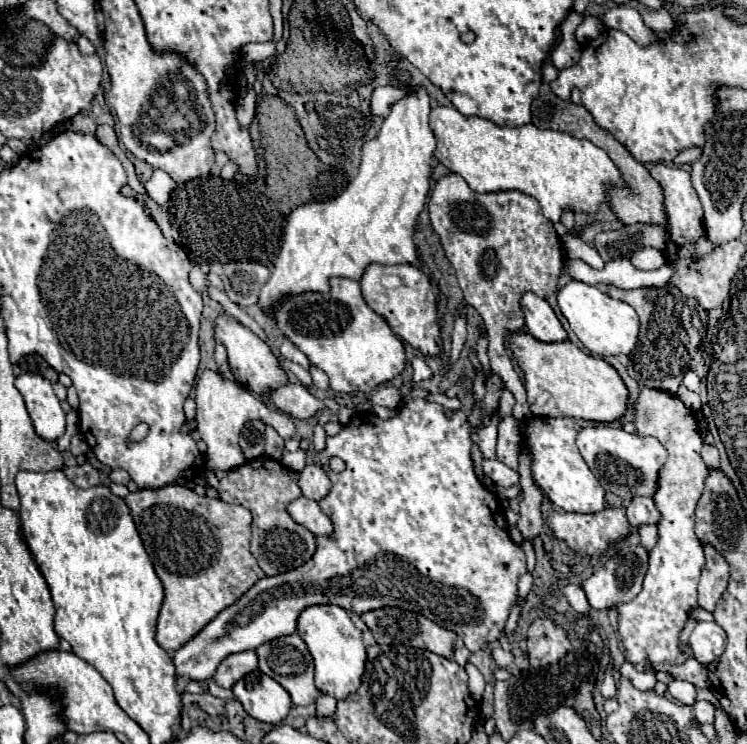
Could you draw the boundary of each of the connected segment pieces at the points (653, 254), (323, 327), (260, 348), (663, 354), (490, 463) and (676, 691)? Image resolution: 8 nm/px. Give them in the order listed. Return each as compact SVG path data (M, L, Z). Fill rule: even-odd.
M638 248L638 250L632 252L630 260L638 270L656 270L666 262L666 258L662 258L662 252L654 250L654 248L650 248L650 250L648 248Z
M332 278L330 290L324 294L288 294L276 302L270 318L276 328L308 356L312 366L328 374L334 392L368 394L404 370L406 352L402 340L398 340L382 316L368 308L356 280Z
M226 312L220 314L214 322L214 340L226 348L230 372L234 374L236 382L242 384L246 390L250 390L254 394L264 394L264 392L284 386L288 382L284 370L278 368L278 358L272 354L272 350L266 346L266 342L260 340L250 328L246 328L244 324L234 320Z
M608 286L608 296L630 304L640 318L640 336L636 348L630 354L632 372L630 376L642 384L656 390L676 394L682 384L682 378L688 370L700 364L700 344L706 336L706 310L698 306L694 298L676 294L678 290L670 288L638 288L638 290L620 290Z
M484 460L482 462L482 470L500 488L508 488L508 486L518 484L518 472L510 470L500 460Z
M674 680L668 684L668 692L682 704L694 704L696 702L696 688L690 682Z

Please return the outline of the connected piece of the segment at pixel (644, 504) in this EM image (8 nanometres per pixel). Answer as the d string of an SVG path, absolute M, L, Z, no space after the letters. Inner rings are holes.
M634 496L626 508L626 516L632 526L658 522L658 510L654 506L654 500L646 496Z

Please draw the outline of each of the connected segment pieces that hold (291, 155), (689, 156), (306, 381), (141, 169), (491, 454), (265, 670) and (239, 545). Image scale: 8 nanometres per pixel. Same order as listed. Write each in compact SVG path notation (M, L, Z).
M264 96L256 108L256 122L264 148L264 180L244 180L244 176L222 180L220 176L208 174L178 184L172 192L168 206L172 226L178 230L178 244L192 258L202 262L252 260L268 266L278 256L286 216L302 204L336 198L348 184L346 172L342 168L324 164L310 150L296 120L294 108L282 98Z
M690 148L690 150L682 150L674 159L674 164L692 164L698 156L701 156L702 150L700 148Z
M288 362L288 370L292 370L294 374L296 374L296 378L304 384L304 386L312 386L312 378L310 378L310 372L308 370L304 370L302 366L298 366L298 364L292 364L292 362Z
M126 152L128 154L128 158L132 160L132 164L134 164L134 168L136 168L136 174L138 174L138 178L140 178L140 182L146 182L150 176L152 176L152 166L148 164L148 162L144 162L144 160L138 160L138 158L134 158L134 154L130 154L130 152Z
M496 410L490 418L490 424L472 430L472 442L478 444L484 458L496 458L496 428L498 428L500 420L502 420L502 416Z
M298 634L270 640L270 642L262 644L256 652L258 652L258 660L260 660L260 672L274 678L290 694L290 698L296 706L306 706L318 698L318 688L314 686L314 660L312 660L304 640Z
M168 484L128 494L126 504L140 532L144 548L164 584L164 604L158 616L156 642L176 652L194 638L224 608L234 604L266 574L250 554L252 514L240 504L198 496L194 490Z

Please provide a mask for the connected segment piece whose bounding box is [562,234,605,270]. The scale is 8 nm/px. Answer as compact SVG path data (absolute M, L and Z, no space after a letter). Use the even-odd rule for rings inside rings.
M566 234L562 238L562 248L564 248L566 258L580 258L594 269L602 270L604 268L605 263L600 258L600 254L590 244L586 244L582 238L578 238L574 234Z

